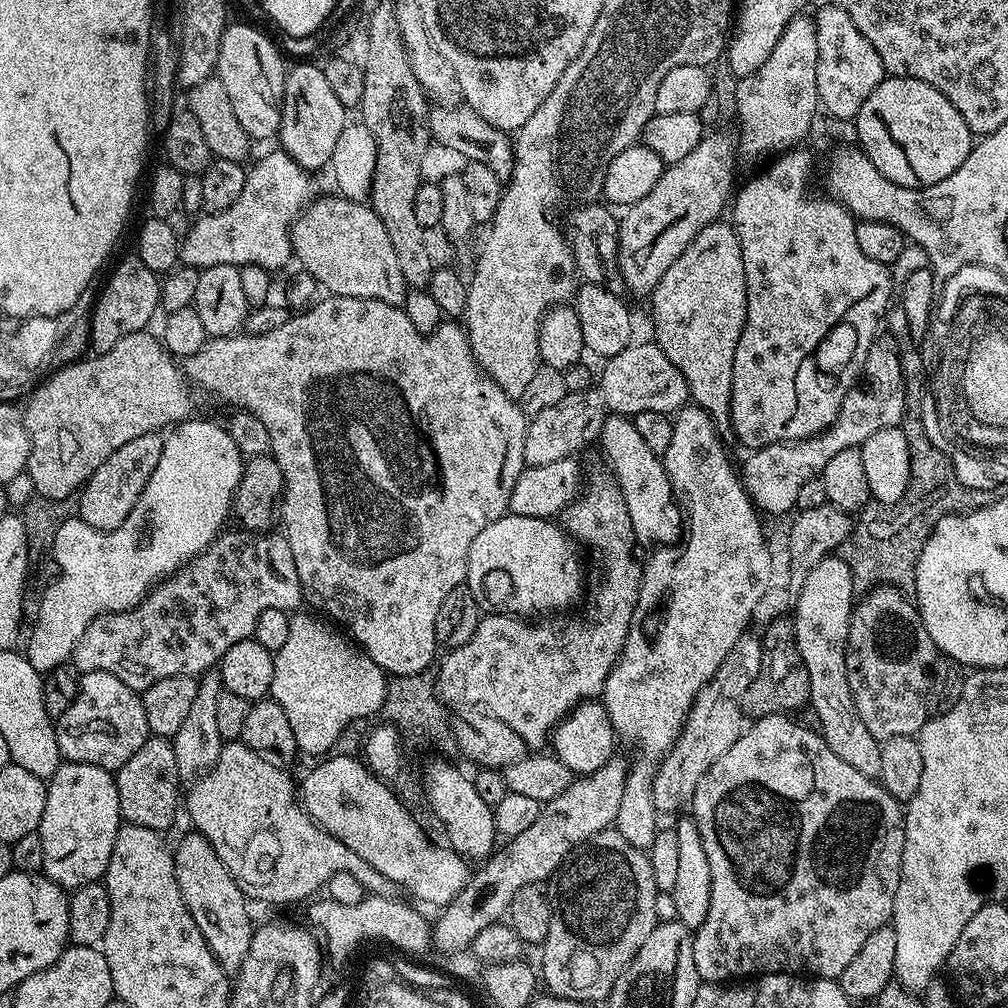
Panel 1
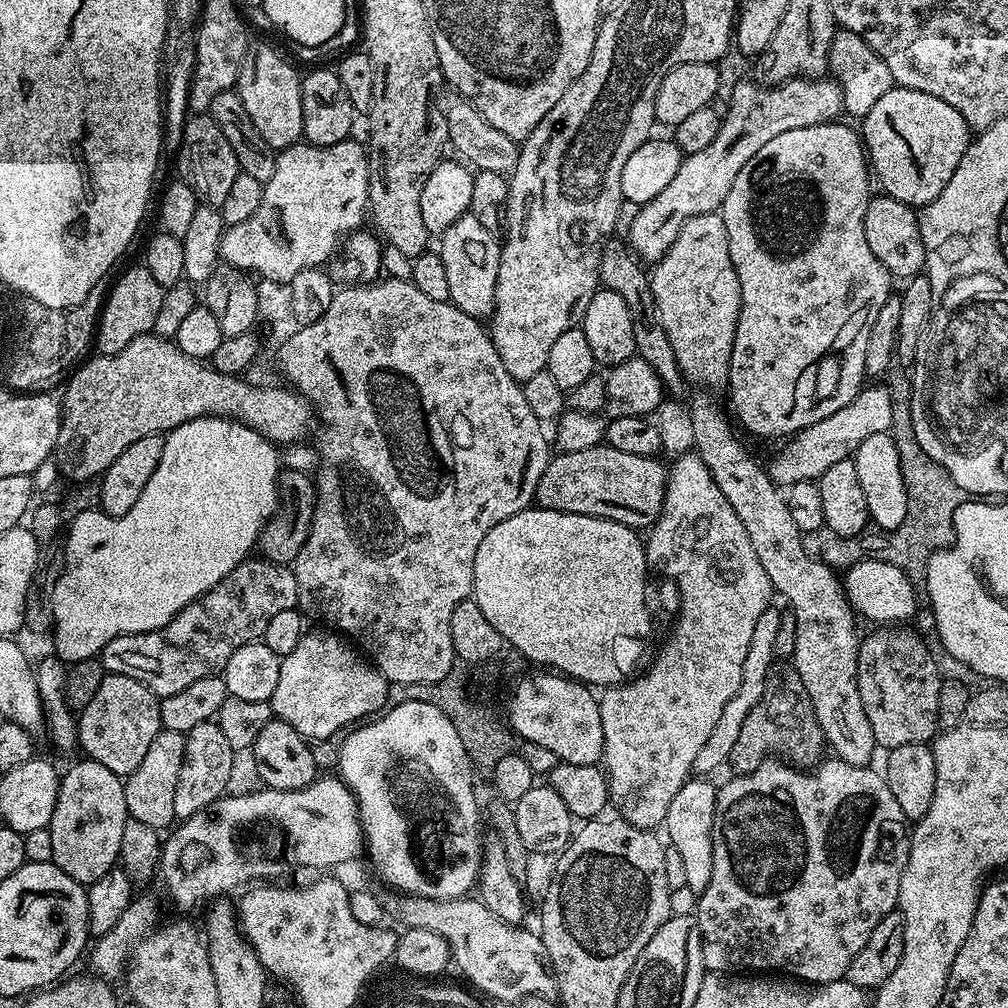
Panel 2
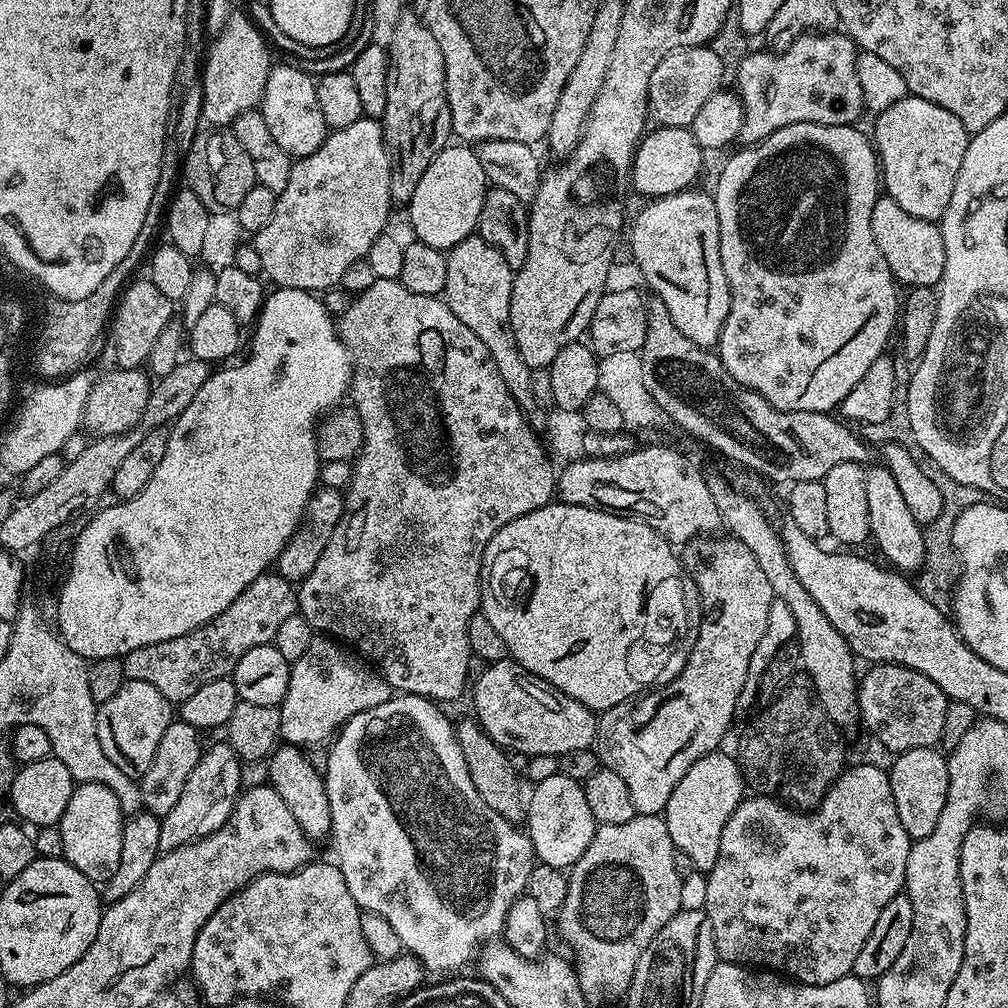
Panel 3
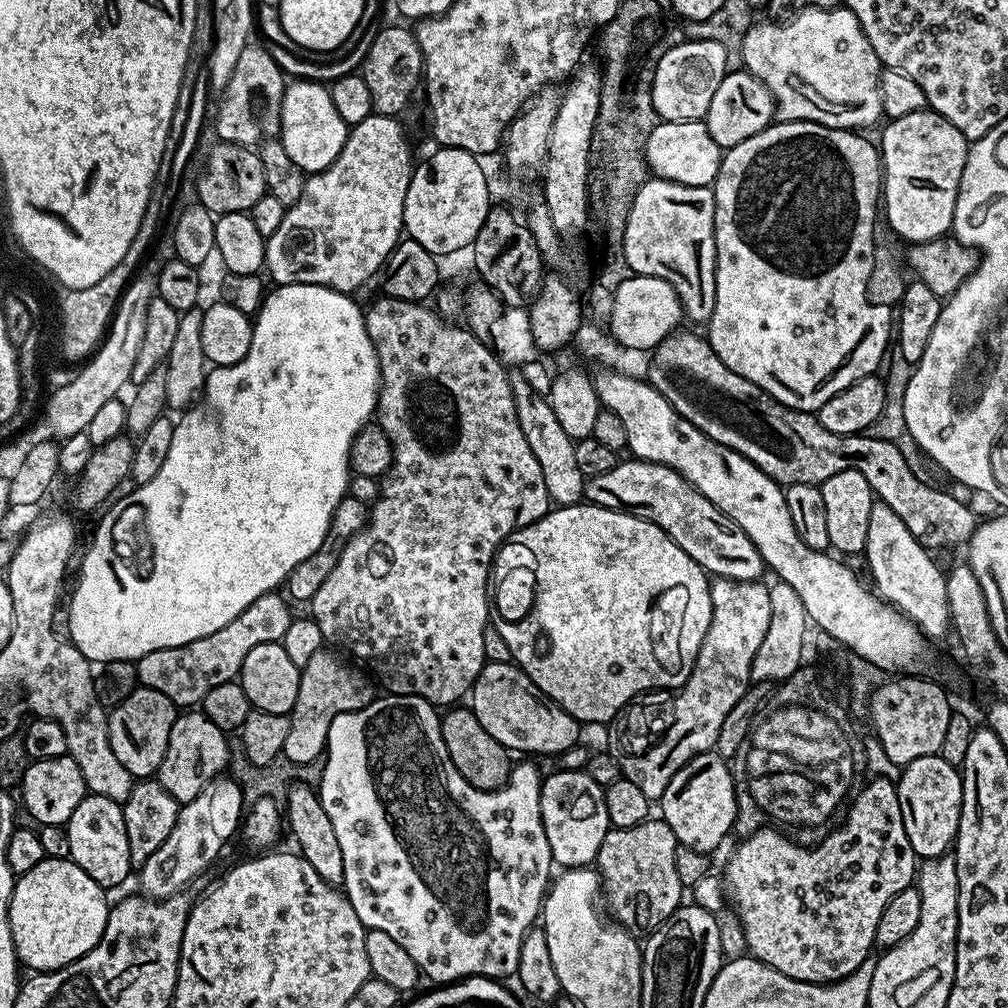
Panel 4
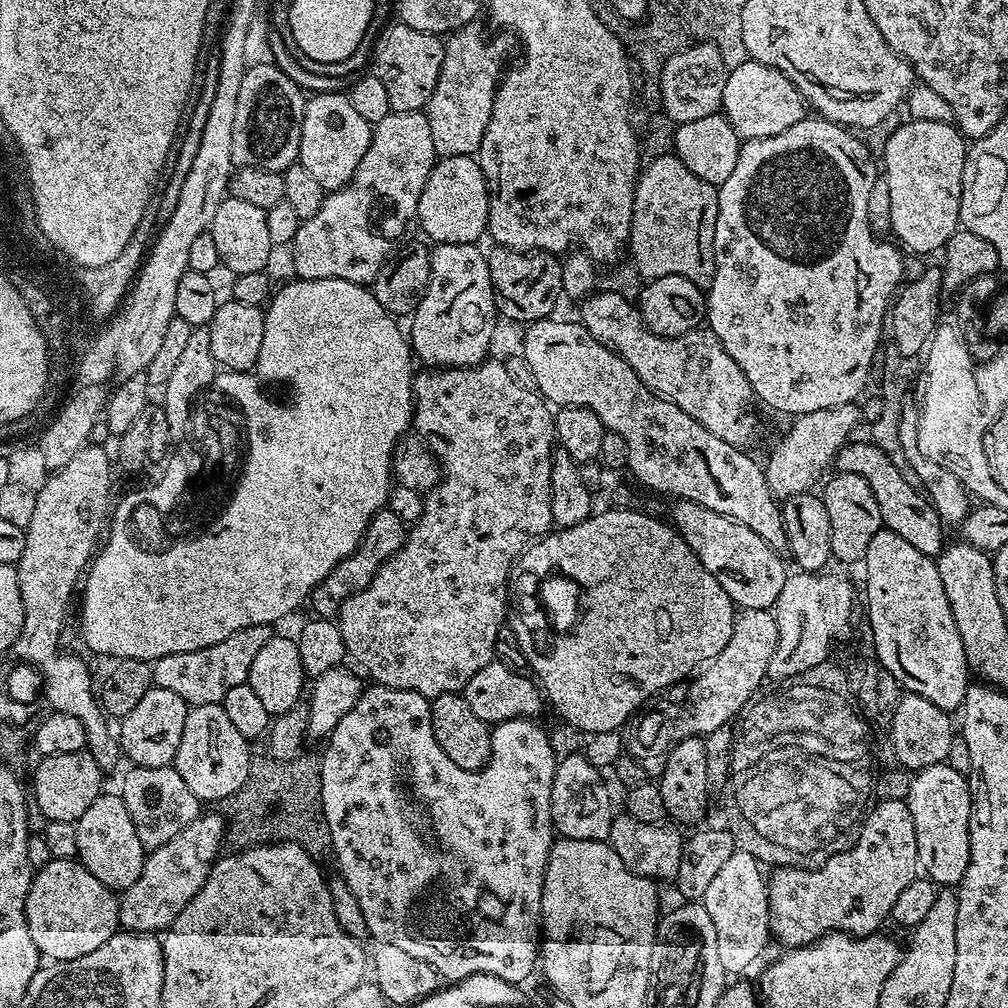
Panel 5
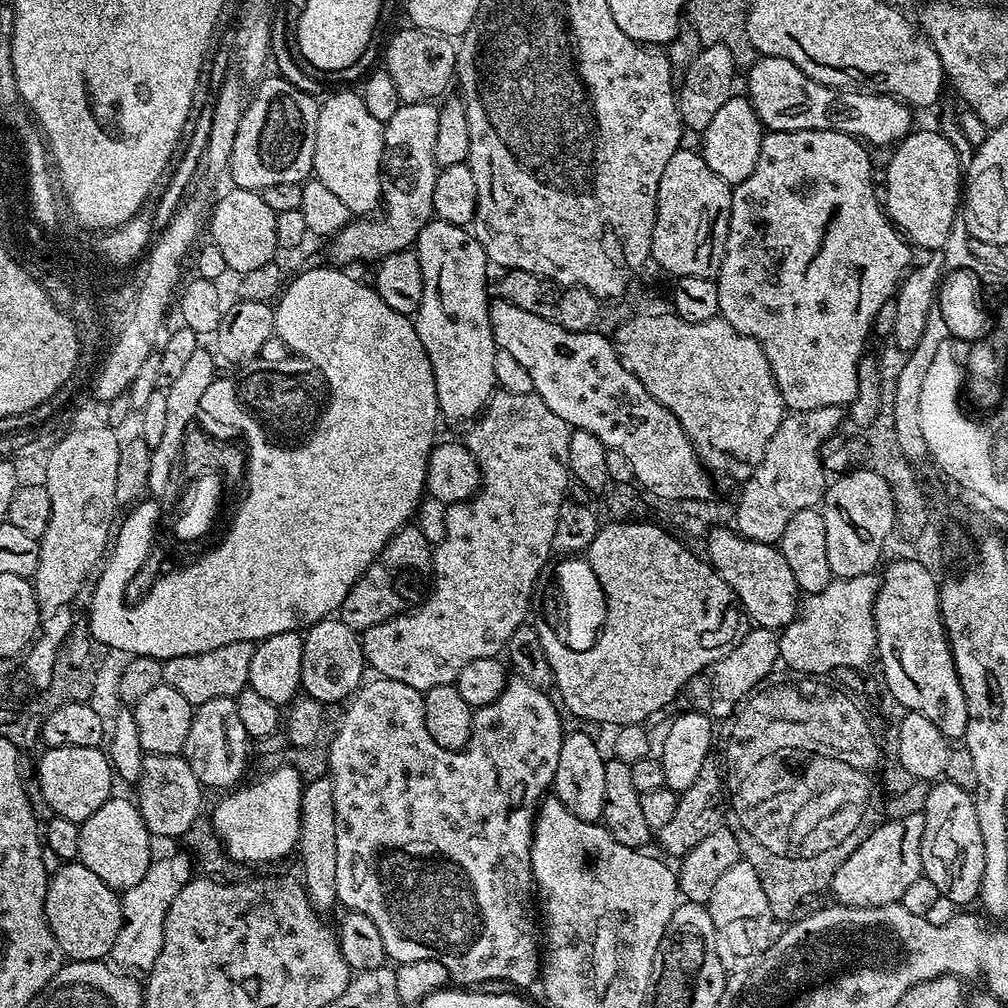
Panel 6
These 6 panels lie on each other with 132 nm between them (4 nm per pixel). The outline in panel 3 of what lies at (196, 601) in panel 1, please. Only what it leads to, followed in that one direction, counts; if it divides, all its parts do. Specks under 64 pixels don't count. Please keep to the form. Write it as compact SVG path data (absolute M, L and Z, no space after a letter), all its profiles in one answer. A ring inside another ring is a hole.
M269 570L254 578L218 618L206 622L198 630L190 630L190 634L182 634L182 638L170 638L170 642L142 646L123 657L124 675L134 682L150 682L150 686L169 702L185 700L201 686L206 686L206 682L231 677L234 666L238 666L238 658L242 658L246 650L273 643L278 626L297 612L297 589L289 580Z

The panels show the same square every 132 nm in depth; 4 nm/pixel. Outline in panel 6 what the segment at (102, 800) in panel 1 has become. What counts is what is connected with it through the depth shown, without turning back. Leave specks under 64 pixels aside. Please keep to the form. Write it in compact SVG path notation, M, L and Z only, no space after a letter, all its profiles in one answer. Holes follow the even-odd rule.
M119 794L113 795L90 818L86 818L80 825L78 838L79 863L86 866L86 870L94 870L98 878L106 886L110 886L117 893L123 894L130 886L138 886L146 875L146 870L152 865L154 837L148 831L146 822L142 822L140 809L131 799Z

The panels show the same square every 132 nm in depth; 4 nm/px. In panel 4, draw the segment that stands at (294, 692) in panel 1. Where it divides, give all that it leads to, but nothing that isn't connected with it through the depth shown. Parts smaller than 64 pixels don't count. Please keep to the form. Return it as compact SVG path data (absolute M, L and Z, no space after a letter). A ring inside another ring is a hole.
M321 650L318 654L314 654L314 658L310 658L310 662L306 662L306 666L300 670L298 698L290 713L292 721L290 735L286 738L286 746L282 753L297 766L312 764L316 759L317 763L325 755L330 734L330 722L334 722L334 718L338 718L338 714L362 710L374 699L373 681L355 663L347 664L343 660L343 658L345 659L343 655L337 654L335 651L332 651L333 653L328 651L332 650Z

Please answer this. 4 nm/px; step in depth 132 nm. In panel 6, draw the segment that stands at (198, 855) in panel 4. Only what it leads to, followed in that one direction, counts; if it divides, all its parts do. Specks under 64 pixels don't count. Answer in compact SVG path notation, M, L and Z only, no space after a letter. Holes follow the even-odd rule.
M176 852L165 860L153 859L142 882L138 882L138 886L130 886L123 892L120 901L122 926L110 953L111 963L117 969L127 970L132 974L147 974L154 966L158 954L162 954L164 923L170 910L170 902L174 902L178 890L182 890L182 886L186 886L194 876L193 861L181 852Z

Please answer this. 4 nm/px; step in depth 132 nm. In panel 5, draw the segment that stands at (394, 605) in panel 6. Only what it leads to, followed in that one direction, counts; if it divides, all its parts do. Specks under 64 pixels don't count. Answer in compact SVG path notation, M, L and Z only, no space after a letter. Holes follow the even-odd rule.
M385 506L379 512L375 512L368 523L368 529L364 532L364 537L360 540L360 545L349 556L342 558L342 562L338 562L334 570L330 570L330 574L326 574L322 582L318 582L318 586L314 586L310 597L310 605L312 604L313 610L316 611L313 613L320 618L335 617L344 600L365 588L372 580L372 575L403 546L405 535L406 523L398 514L394 514L392 508Z

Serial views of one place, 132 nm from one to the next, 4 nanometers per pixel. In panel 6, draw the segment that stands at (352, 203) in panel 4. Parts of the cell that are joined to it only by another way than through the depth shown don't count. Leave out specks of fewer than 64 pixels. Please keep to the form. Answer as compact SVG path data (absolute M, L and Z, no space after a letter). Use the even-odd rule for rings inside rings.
M429 102L427 104L405 104L401 103L398 110L394 110L394 118L390 118L387 124L384 125L384 166L382 169L382 175L380 181L382 182L382 211L379 214L369 215L367 218L353 218L348 221L348 224L341 232L336 233L327 241L328 244L328 256L333 265L336 266L348 266L344 264L364 264L367 260L371 262L379 262L387 258L390 254L395 252L403 252L411 249L416 243L418 234L424 227L428 225L428 221L433 219L434 213L432 207L434 206L434 182L436 181L437 166L434 162L434 142L438 138L438 114L440 108L435 103Z

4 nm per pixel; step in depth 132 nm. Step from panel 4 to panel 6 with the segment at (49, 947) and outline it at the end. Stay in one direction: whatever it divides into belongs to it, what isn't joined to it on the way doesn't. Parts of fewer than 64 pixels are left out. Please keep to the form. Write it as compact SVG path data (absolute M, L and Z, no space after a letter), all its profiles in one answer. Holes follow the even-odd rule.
M64 862L59 870L50 876L46 890L44 913L46 922L69 961L74 960L104 960L109 955L118 938L118 930L122 926L121 897L113 888L106 886L94 870L86 870L86 866L79 862Z

